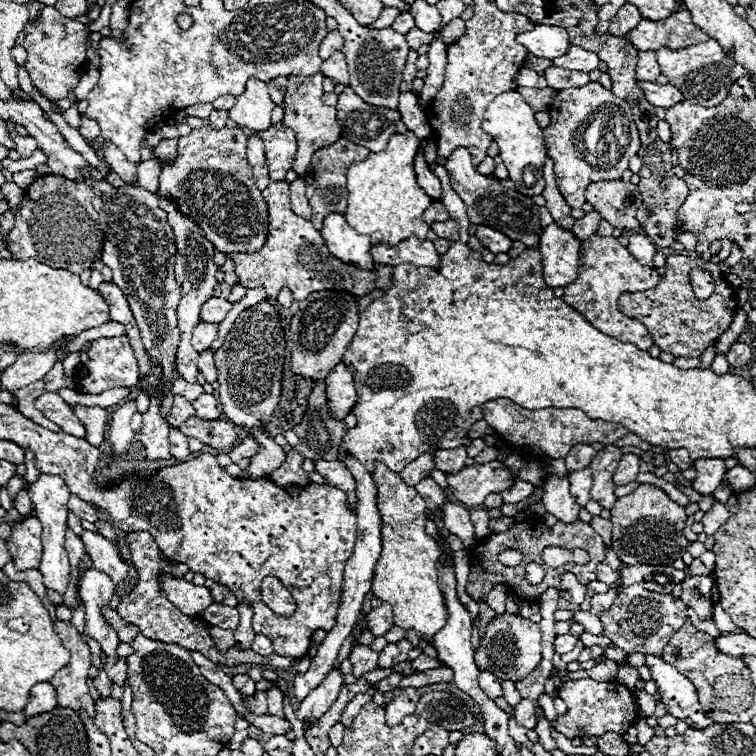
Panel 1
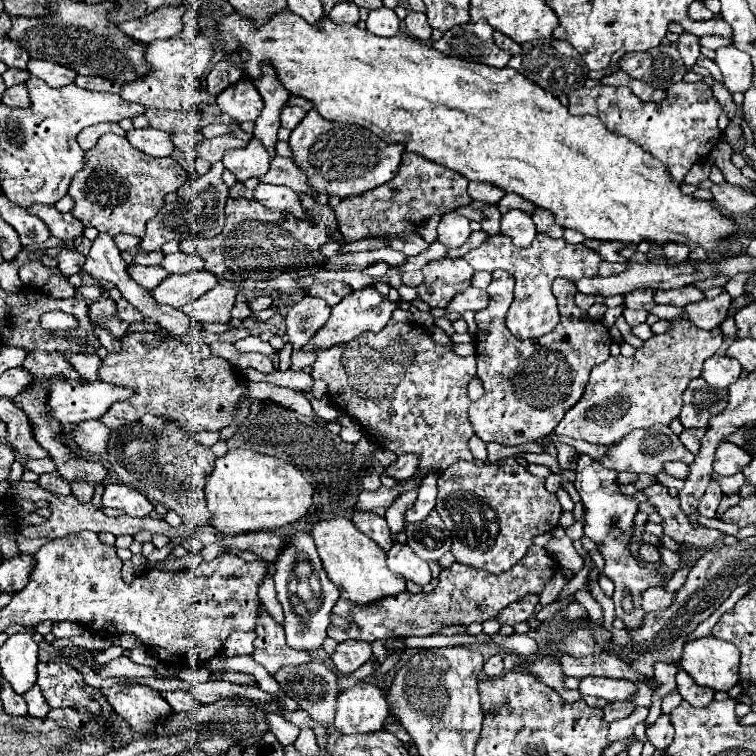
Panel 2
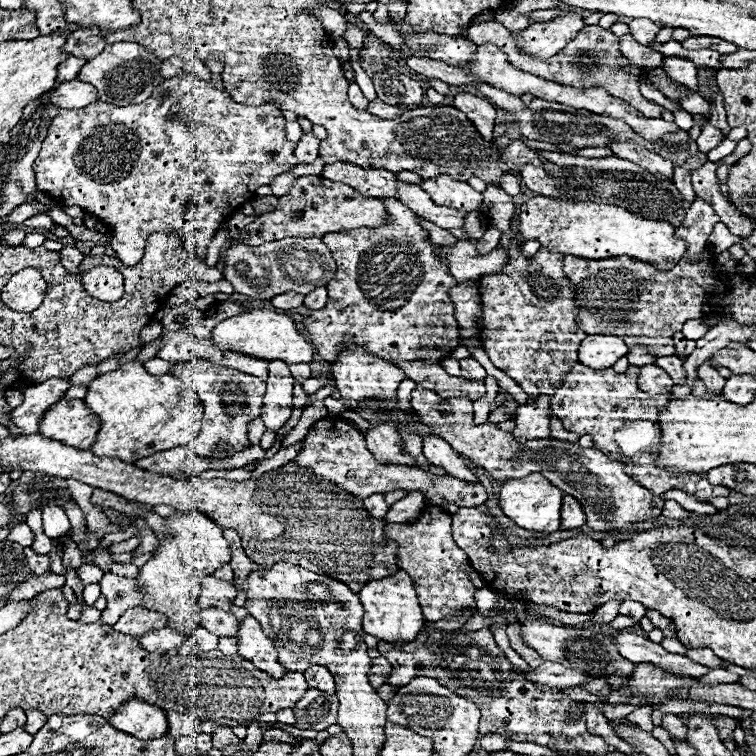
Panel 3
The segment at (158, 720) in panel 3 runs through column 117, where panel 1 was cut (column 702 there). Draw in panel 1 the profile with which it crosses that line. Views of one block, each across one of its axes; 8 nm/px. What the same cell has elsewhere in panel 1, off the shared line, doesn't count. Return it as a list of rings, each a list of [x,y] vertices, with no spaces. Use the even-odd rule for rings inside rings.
[[[646,656],[646,666],[658,686],[658,694],[664,706],[672,712],[674,718],[688,718],[690,728],[706,728],[708,724],[714,724],[704,716],[704,710],[696,696],[696,688],[692,682],[688,682],[686,676],[682,676],[674,666],[666,664],[662,658]]]

